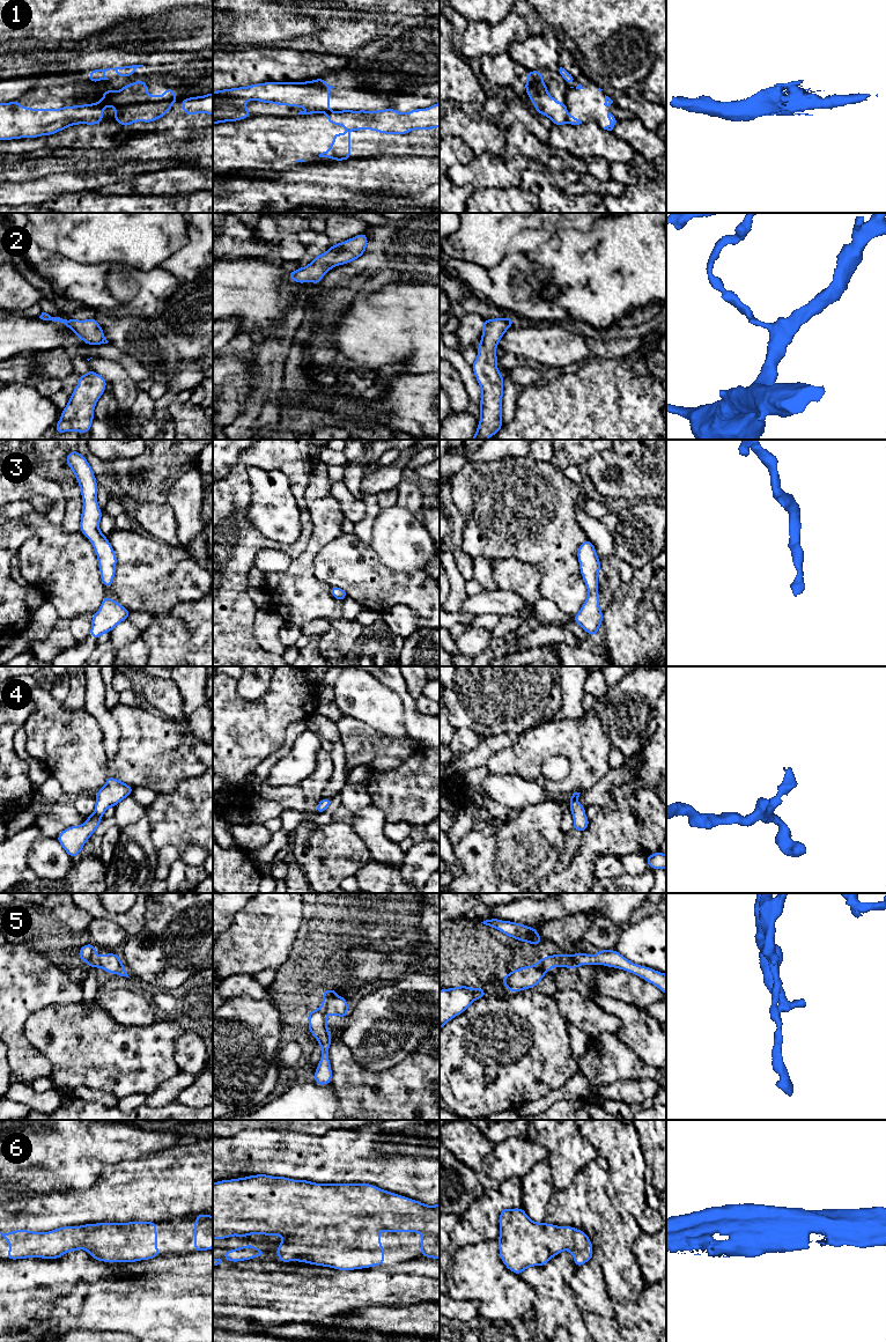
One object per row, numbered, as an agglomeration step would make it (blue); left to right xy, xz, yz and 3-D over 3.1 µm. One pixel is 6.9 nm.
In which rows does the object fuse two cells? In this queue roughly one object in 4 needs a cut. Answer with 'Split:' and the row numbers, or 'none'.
Split: 1, 5

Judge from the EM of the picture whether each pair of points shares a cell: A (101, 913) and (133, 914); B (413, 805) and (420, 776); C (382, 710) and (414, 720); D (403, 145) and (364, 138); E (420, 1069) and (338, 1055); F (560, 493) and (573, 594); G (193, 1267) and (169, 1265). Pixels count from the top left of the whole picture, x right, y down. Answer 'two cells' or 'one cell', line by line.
A: one cell
B: one cell
C: two cells
D: one cell
E: one cell
F: one cell
G: one cell

